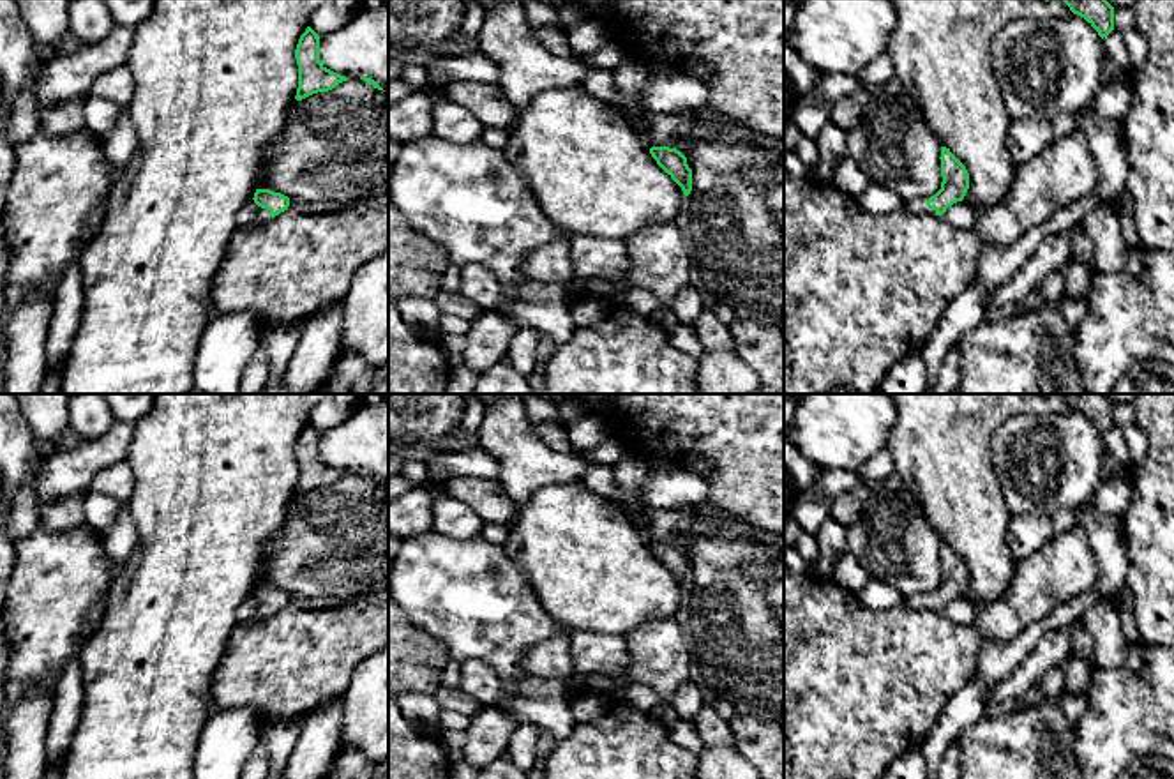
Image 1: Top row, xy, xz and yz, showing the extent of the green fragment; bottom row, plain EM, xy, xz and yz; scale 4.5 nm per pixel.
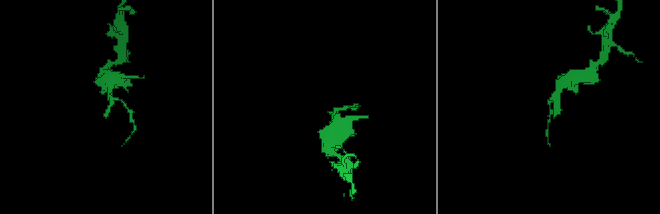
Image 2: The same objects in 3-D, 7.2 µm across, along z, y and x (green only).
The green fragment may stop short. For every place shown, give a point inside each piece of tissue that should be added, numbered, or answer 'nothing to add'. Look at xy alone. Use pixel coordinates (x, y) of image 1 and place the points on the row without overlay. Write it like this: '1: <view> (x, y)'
1: xy (263, 612)

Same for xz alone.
nothing to add

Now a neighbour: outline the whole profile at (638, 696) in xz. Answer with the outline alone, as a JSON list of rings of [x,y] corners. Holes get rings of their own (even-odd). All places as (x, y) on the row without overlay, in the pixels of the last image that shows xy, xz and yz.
[[[628,684],[614,701],[625,703],[643,714],[650,714],[664,703],[653,689],[641,684]]]

